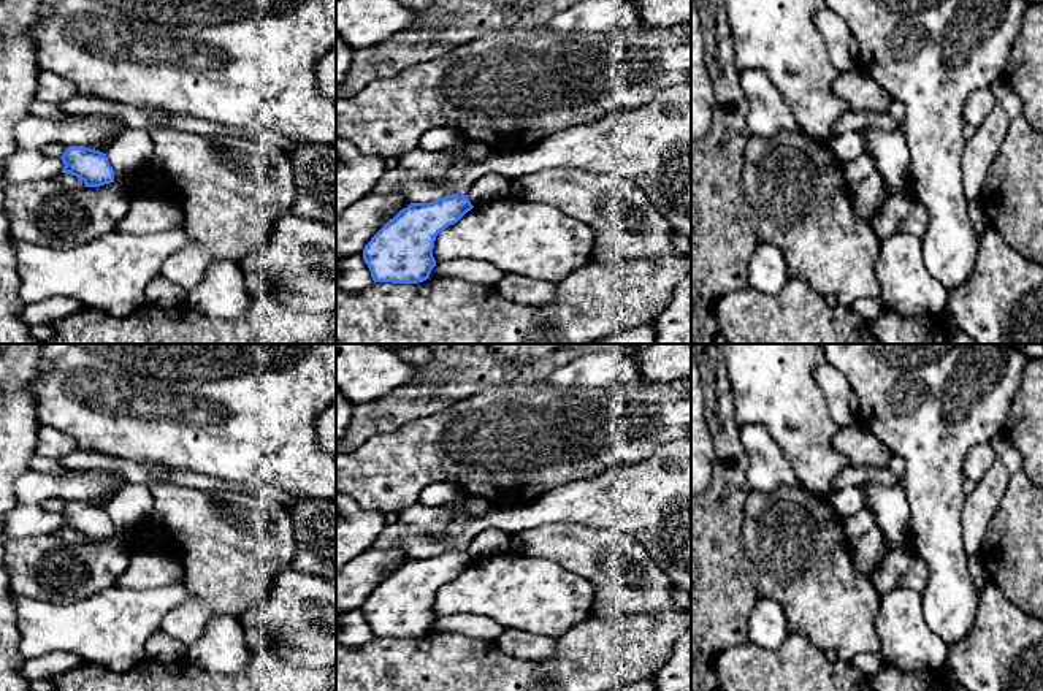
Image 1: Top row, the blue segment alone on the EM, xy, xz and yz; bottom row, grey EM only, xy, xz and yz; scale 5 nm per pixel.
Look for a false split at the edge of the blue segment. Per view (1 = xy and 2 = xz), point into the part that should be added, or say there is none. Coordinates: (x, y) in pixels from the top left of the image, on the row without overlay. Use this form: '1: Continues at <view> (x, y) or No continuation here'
1: No continuation here
2: No continuation here

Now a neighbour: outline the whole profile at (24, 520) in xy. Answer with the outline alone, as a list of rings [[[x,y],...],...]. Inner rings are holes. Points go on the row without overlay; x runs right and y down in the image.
[[[21,504],[5,517],[5,537],[24,539],[55,534],[63,521],[62,513],[48,512],[41,506]]]

